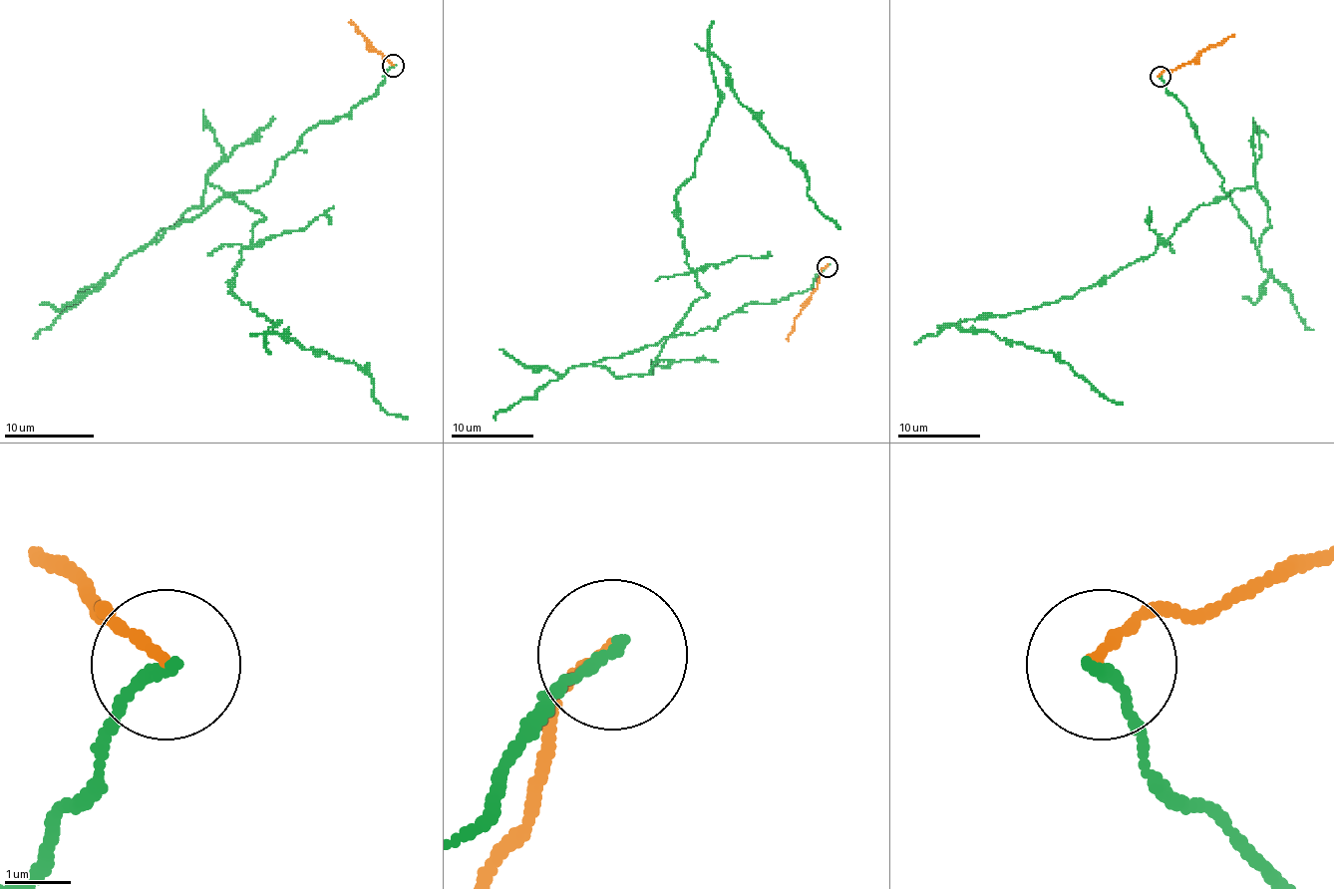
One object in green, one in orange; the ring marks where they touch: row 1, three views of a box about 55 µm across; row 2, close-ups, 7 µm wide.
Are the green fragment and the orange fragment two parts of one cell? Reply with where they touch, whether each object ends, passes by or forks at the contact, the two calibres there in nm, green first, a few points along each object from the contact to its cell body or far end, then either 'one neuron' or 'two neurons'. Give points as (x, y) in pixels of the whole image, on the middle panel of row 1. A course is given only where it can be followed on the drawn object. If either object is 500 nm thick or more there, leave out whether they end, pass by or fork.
place (827, 266); green ends; orange ends; calibres 180 and 170 nm; course green (828, 266), (807, 291), (674, 333), (707, 293), (676, 197), (715, 115), (711, 54), (839, 228); course orange (828, 266), (820, 272), (820, 283), (795, 320), (788, 341); two neurons

